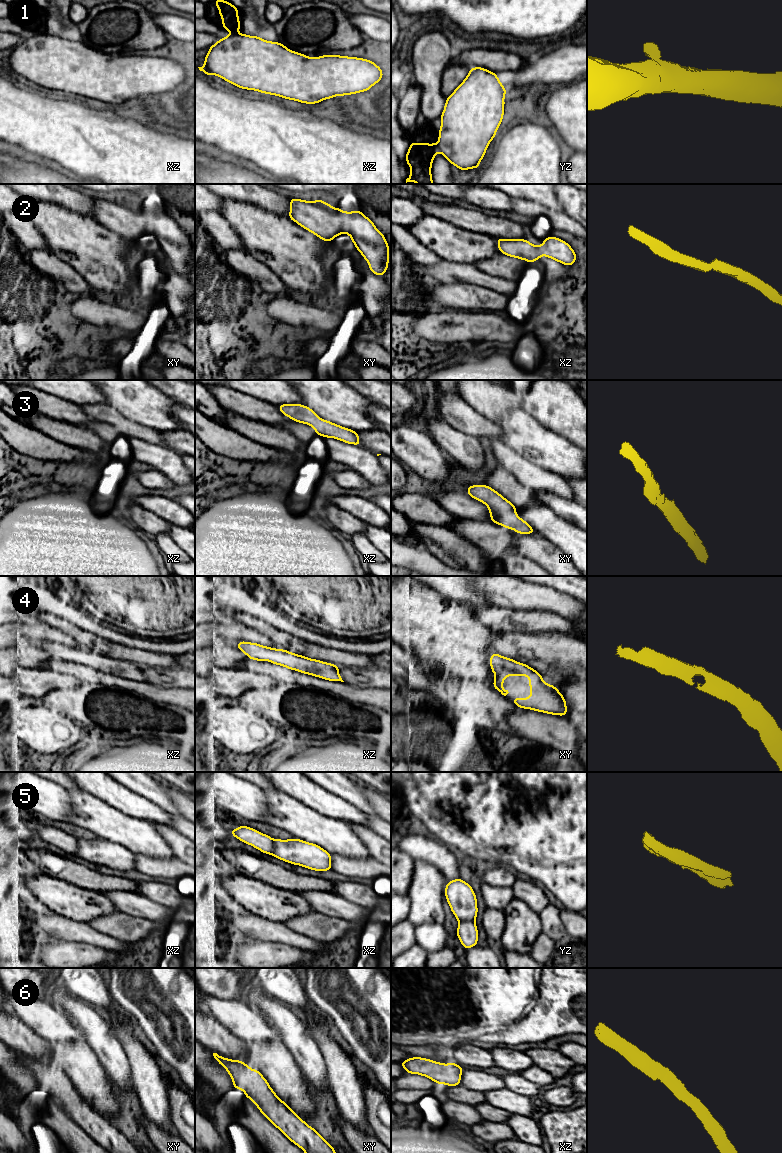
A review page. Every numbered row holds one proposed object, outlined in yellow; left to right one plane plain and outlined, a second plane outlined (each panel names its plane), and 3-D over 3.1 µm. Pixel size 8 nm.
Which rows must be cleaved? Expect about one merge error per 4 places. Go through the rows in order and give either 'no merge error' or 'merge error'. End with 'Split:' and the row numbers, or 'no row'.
1: merge error
2: no merge error
3: no merge error
4: no merge error
5: merge error
6: no merge error
Split: 1, 5

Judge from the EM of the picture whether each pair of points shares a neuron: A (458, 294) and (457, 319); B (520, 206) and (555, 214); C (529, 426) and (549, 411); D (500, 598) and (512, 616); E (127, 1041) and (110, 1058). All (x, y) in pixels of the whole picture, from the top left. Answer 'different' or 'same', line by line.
A: different
B: same
C: different
D: different
E: different

